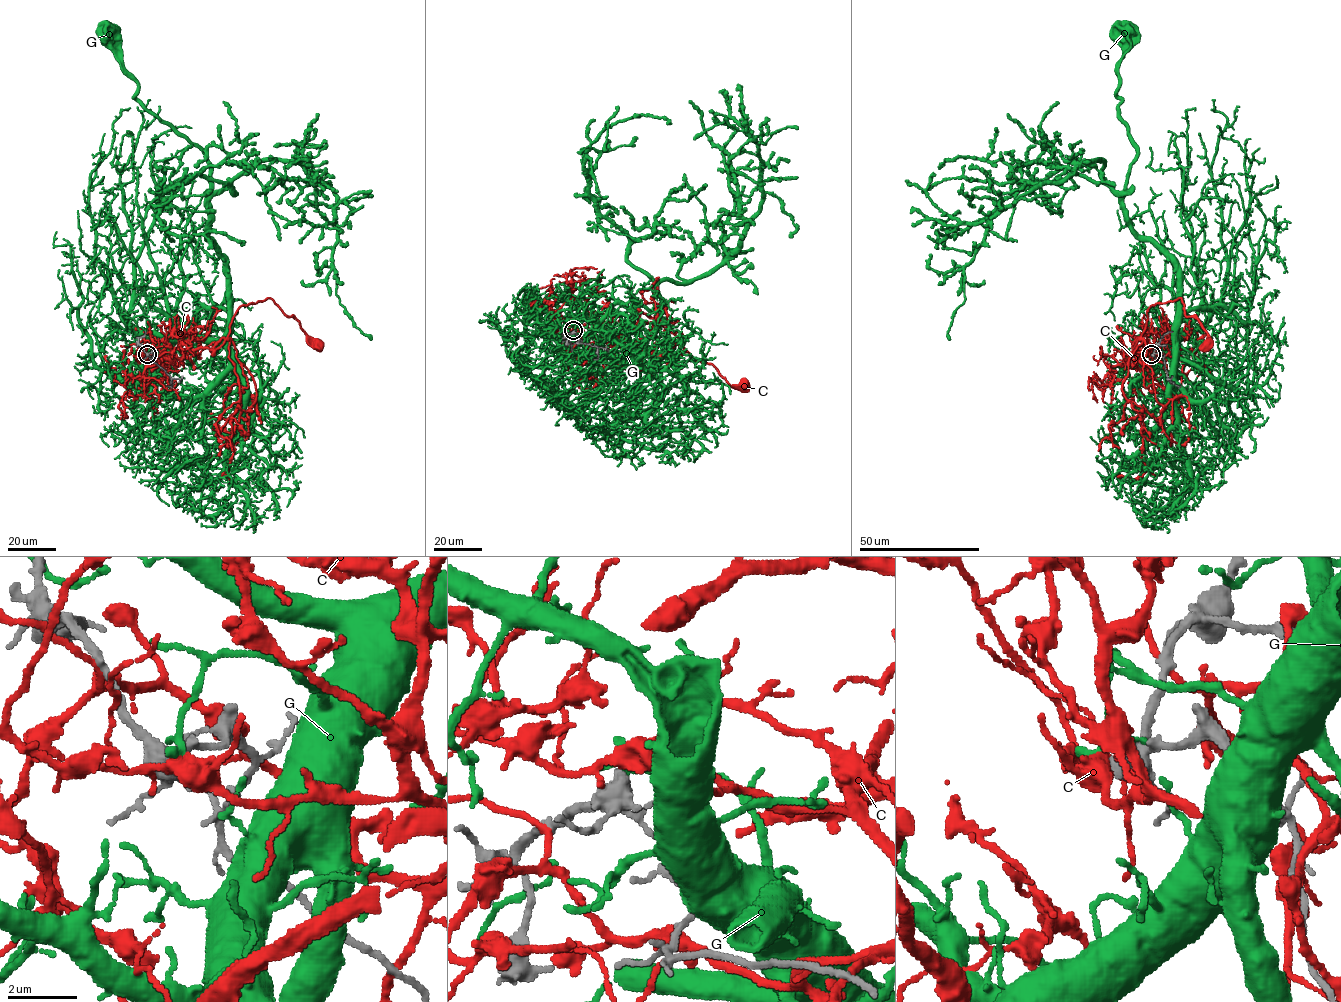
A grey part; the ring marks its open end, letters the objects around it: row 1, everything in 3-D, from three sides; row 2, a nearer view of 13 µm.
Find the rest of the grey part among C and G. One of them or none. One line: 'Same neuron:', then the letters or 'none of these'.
Same neuron: none of these

